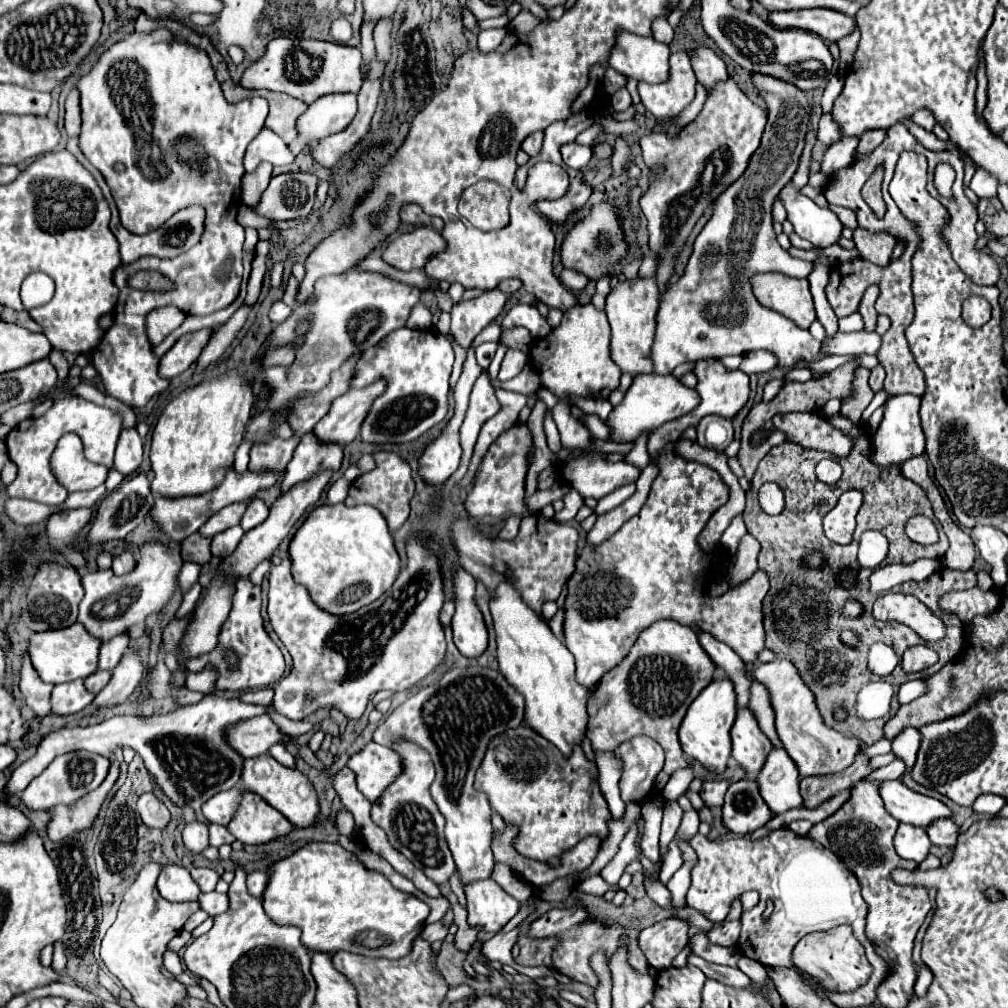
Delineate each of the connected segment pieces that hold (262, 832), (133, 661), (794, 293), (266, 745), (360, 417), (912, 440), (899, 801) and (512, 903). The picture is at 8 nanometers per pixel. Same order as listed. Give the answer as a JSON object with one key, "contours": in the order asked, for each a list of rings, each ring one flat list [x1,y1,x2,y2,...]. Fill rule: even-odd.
{"contours":[[[246,793,240,809,228,825,230,833,246,845,264,845,280,837,288,837,294,825,260,795]],[[128,651,120,663,112,671,112,679,108,685,96,695,94,703,98,707,116,707,126,701,126,697,138,687,144,673,144,665,140,665,138,651]],[[764,273,752,279,758,301,792,319,798,327,808,329,816,319,814,301,806,279,792,279,778,273]],[[260,715,228,727,226,737,230,747,248,759,268,753,268,749,276,743,284,743,286,733,272,721,270,715]],[[376,381,366,389,352,389,332,403,330,413,312,429,318,441,330,445,348,445,360,433,360,425,368,415,370,403,384,391,384,381]],[[916,395,888,397,884,419,882,419,878,431,870,439,870,443,872,443,872,461,880,469,890,467,890,465,902,465,904,461,924,453,924,433,922,433,918,409,920,409,920,397,916,397]],[[884,781,880,795,884,799,884,805,892,817,896,817,900,823,908,823,914,827,926,829,930,823,938,819,952,817,952,811,938,799,920,795,912,789,908,789,902,781]],[[494,879,468,883,464,893,468,925,474,929,496,933,518,913,518,901,510,897]]]}

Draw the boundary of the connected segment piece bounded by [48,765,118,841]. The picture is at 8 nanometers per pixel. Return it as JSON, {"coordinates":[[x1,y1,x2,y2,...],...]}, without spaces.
{"coordinates":[[112,765,106,781,92,793,88,793,84,799,80,799,74,807,66,807,66,805,60,805,54,809,54,817,48,825,48,835,52,841,62,841,82,829,88,829,98,811,100,811,100,805,104,801,104,797,108,795,108,791,112,789,114,781,118,779,118,765]]}

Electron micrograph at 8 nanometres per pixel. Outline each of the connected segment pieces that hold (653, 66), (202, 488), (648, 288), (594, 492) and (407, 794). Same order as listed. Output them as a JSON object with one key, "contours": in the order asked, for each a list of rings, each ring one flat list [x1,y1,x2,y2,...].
{"contours":[[[620,31,608,65,636,81,664,83,670,75,668,55,668,45,658,43,652,37,638,37]],[[228,371,212,381,186,389,170,401,158,419,152,437,152,493,176,499,204,495,220,487,228,467,234,465,234,453,242,443,252,405,254,391,248,379,236,371]],[[636,277,634,281,620,281,606,297,606,313,612,327,612,361,622,369,622,373,630,373,632,377,640,373,654,373,650,349,656,331,658,295,654,277]],[[586,453,580,459,560,465,560,475,584,497,602,499,616,487,634,483,640,475,630,463,608,463,602,453]],[[398,741,392,745,392,751,400,755,404,771,388,785,388,791,384,791,378,803,372,803,372,821,386,831,392,847,404,853,406,859,422,869,428,879,436,885,446,883,456,865,444,839,444,817,430,797,430,785,434,781,432,757,428,757,428,751,412,741]]]}

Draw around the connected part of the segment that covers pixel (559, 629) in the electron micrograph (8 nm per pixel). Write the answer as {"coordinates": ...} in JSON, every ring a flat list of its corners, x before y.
{"coordinates":[[560,608,555,616,548,621,549,627,552,629,552,632,564,642,564,632,563,632,563,623,564,623,564,611]]}

